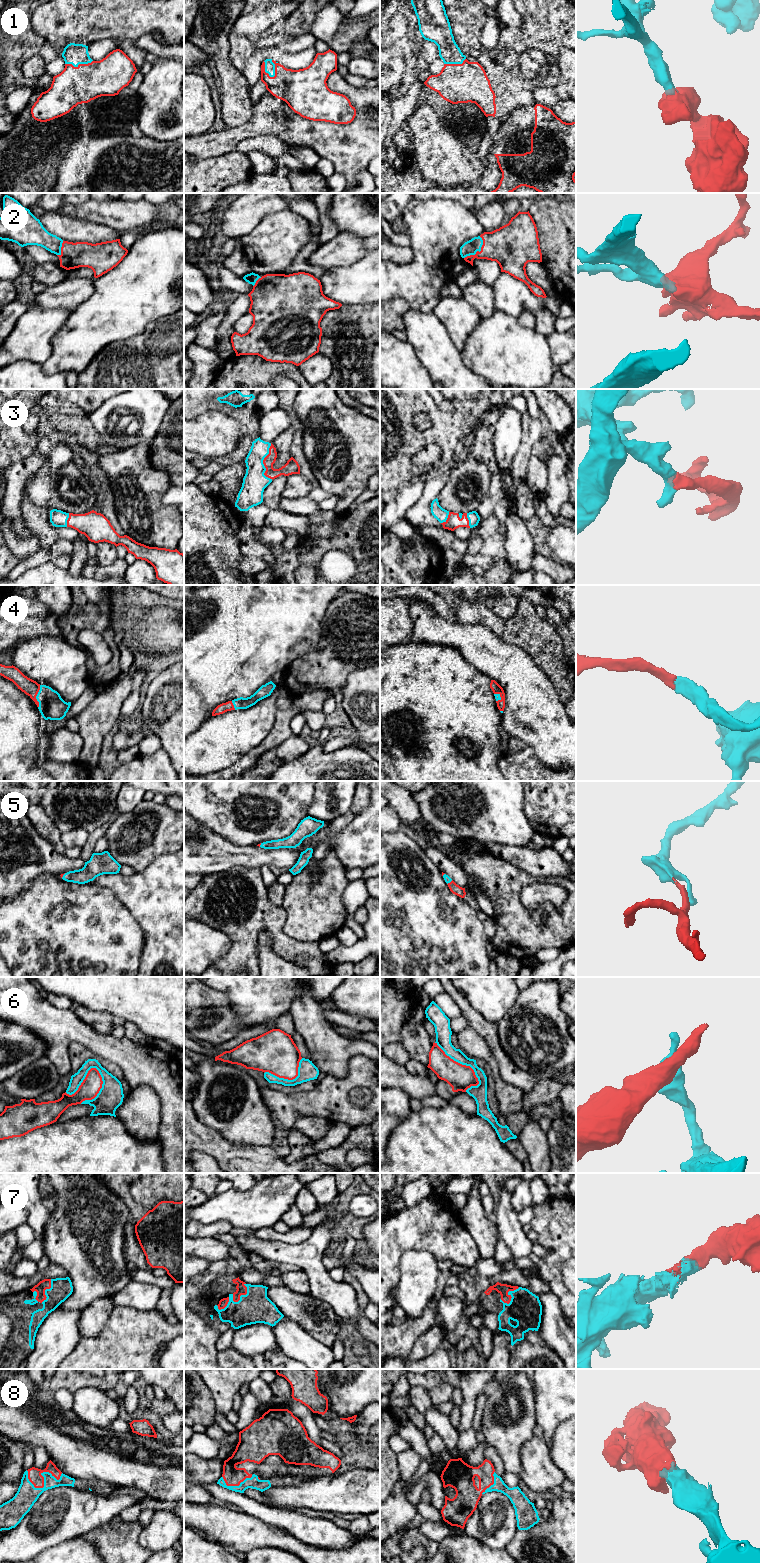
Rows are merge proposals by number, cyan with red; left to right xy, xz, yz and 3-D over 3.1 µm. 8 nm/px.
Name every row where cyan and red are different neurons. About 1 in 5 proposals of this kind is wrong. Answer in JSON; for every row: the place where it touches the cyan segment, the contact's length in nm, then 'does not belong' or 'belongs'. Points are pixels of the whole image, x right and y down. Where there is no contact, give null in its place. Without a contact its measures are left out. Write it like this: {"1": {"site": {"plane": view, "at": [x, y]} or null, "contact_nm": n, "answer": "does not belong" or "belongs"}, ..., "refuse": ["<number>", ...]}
{"1": {"site": {"plane": "xz", "at": [265, 70]}, "contact_nm": 160, "answer": "belongs"}, "2": {"site": {"plane": "yz", "at": [479, 251]}, "contact_nm": 220, "answer": "belongs"}, "3": {"site": {"plane": "xz", "at": [262, 462]}, "contact_nm": 300, "answer": "belongs"}, "4": {"site": {"plane": "xy", "at": [36, 696]}, "contact_nm": 180, "answer": "belongs"}, "5": {"site": {"plane": "yz", "at": [449, 882]}, "contact_nm": 60, "answer": "belongs"}, "6": {"site": {"plane": "xy", "at": [82, 1081]}, "contact_nm": 320, "answer": "does not belong"}, "7": {"site": {"plane": "xy", "at": [45, 1292]}, "contact_nm": 220, "answer": "belongs"}, "8": {"site": {"plane": "xy", "at": [44, 1481]}, "contact_nm": 300, "answer": "belongs"}, "refuse": ["6"]}

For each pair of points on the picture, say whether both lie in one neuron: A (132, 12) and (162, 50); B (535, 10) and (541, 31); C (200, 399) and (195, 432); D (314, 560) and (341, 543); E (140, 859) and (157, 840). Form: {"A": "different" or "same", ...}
{"A": "different", "B": "same", "C": "different", "D": "same", "E": "same"}

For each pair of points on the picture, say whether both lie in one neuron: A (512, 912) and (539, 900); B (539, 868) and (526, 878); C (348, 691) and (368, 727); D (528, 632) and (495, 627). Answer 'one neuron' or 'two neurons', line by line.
A: two neurons
B: two neurons
C: one neuron
D: two neurons

